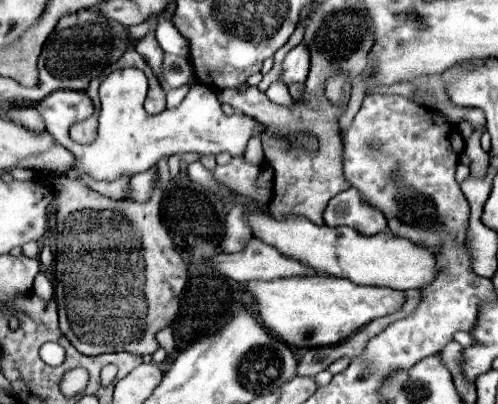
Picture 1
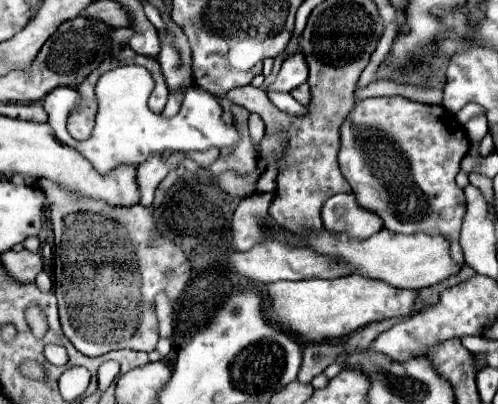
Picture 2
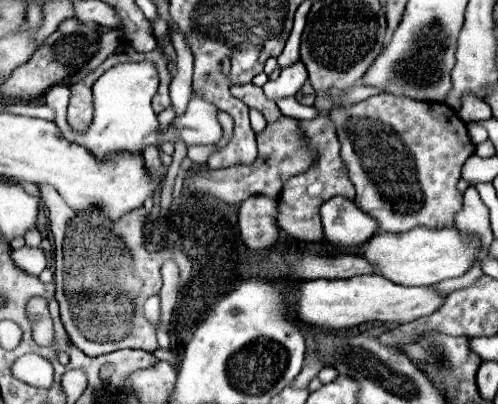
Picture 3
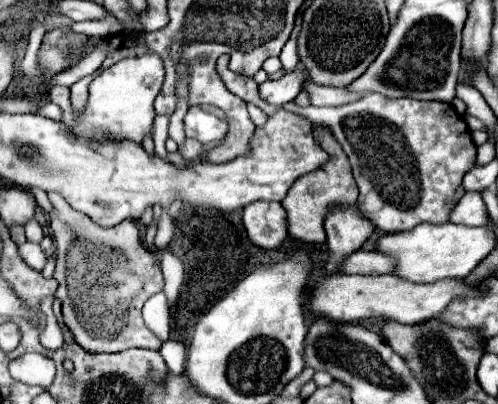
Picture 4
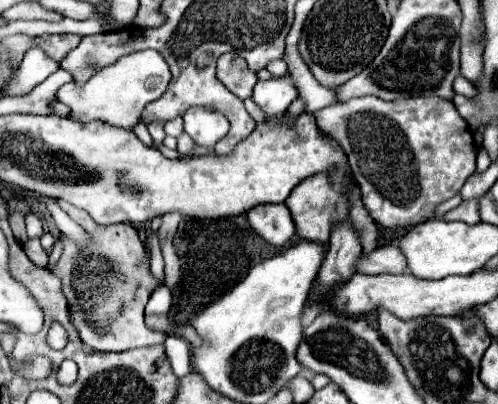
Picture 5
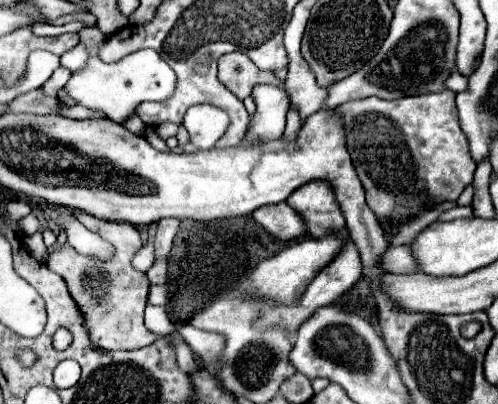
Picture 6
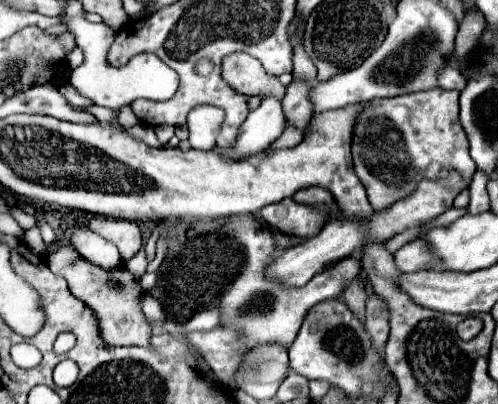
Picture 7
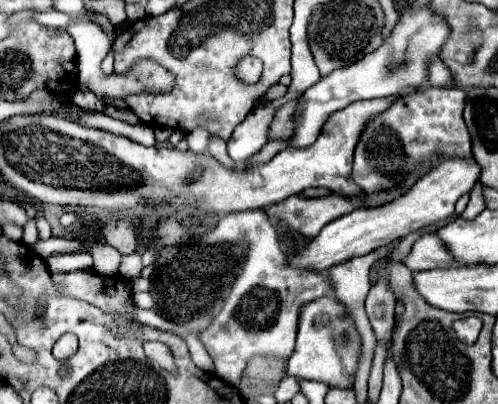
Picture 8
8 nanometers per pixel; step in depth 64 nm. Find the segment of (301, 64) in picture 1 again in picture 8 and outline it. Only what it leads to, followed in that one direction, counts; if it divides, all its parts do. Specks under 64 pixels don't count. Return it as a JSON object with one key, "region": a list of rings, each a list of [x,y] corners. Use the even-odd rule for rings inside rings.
{"region":[[[270,102],[260,108],[254,108],[246,116],[246,120],[234,130],[232,140],[228,140],[228,156],[236,164],[246,162],[268,142],[268,128],[272,126],[276,110],[278,108]]]}

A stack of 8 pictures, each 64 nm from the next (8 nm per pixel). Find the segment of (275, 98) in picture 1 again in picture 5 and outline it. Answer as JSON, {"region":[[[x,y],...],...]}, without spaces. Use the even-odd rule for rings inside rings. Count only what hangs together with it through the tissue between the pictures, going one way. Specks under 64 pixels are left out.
{"region":[[[378,96],[352,98],[348,102],[338,102],[320,112],[312,112],[316,124],[322,132],[330,134],[346,152],[352,176],[362,192],[362,204],[372,216],[372,220],[388,230],[410,228],[420,222],[436,218],[434,212],[438,204],[450,200],[460,192],[466,178],[476,170],[476,144],[466,120],[456,112],[452,100],[442,100],[438,96],[418,96],[400,100],[380,100]],[[352,116],[352,148],[350,148],[350,124]]]}

